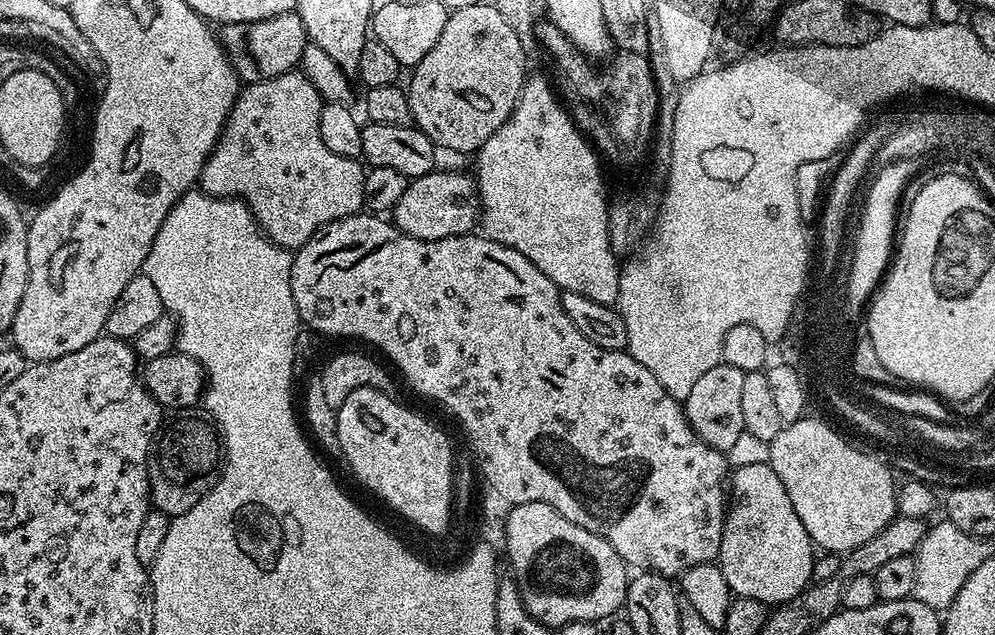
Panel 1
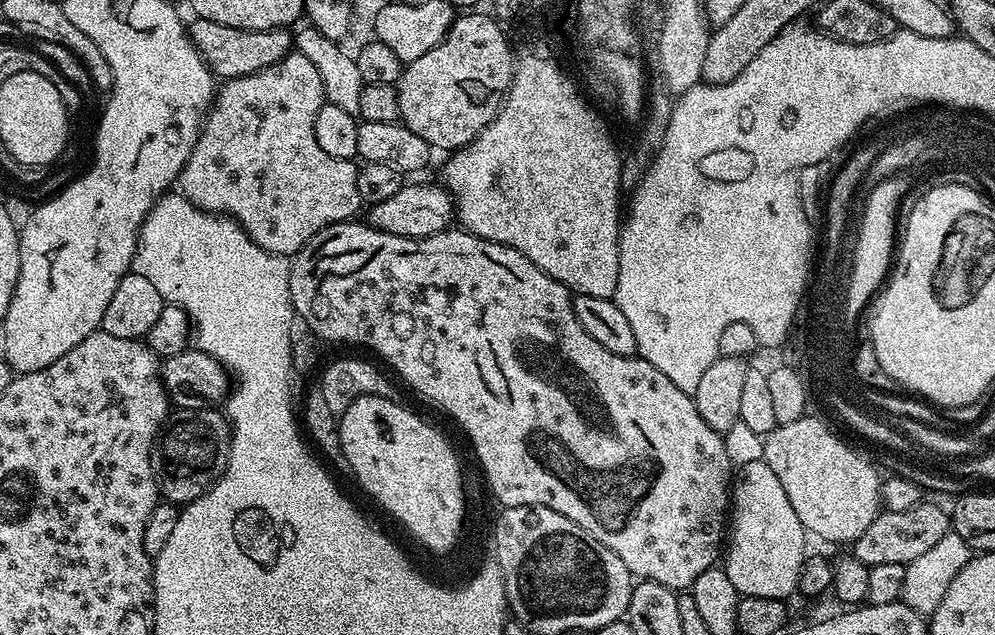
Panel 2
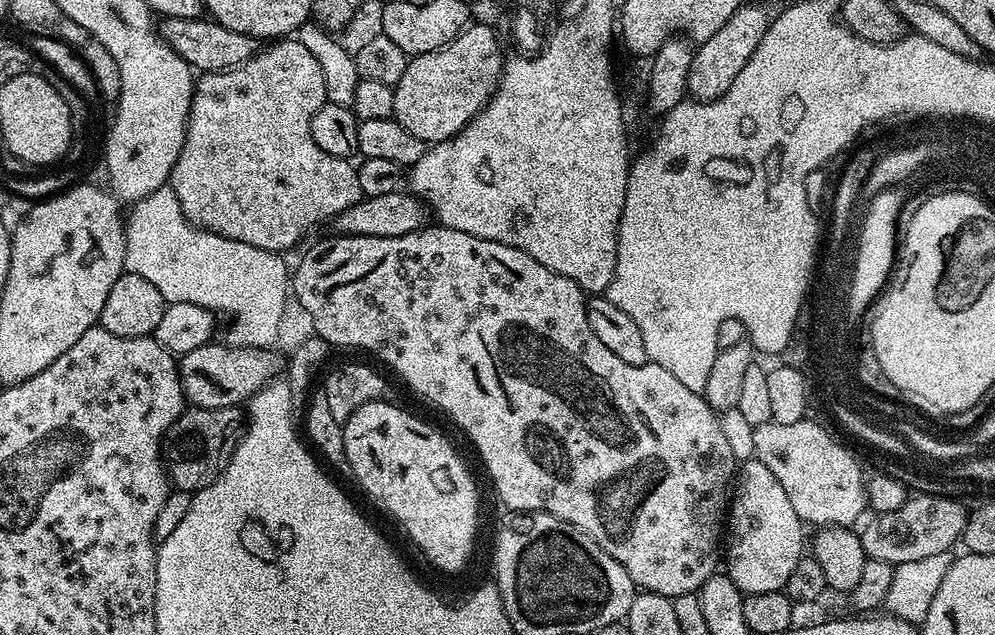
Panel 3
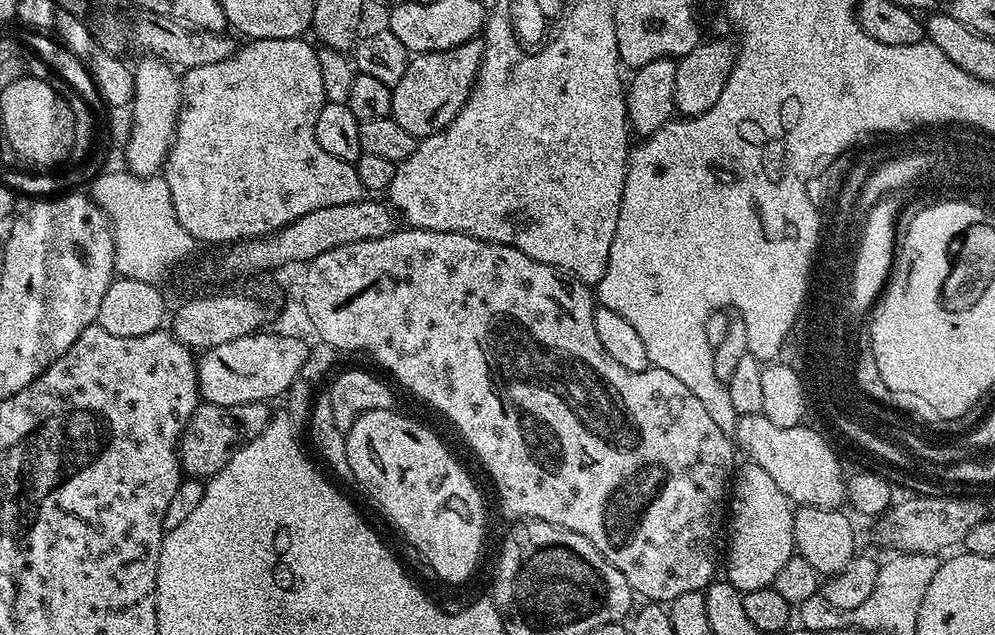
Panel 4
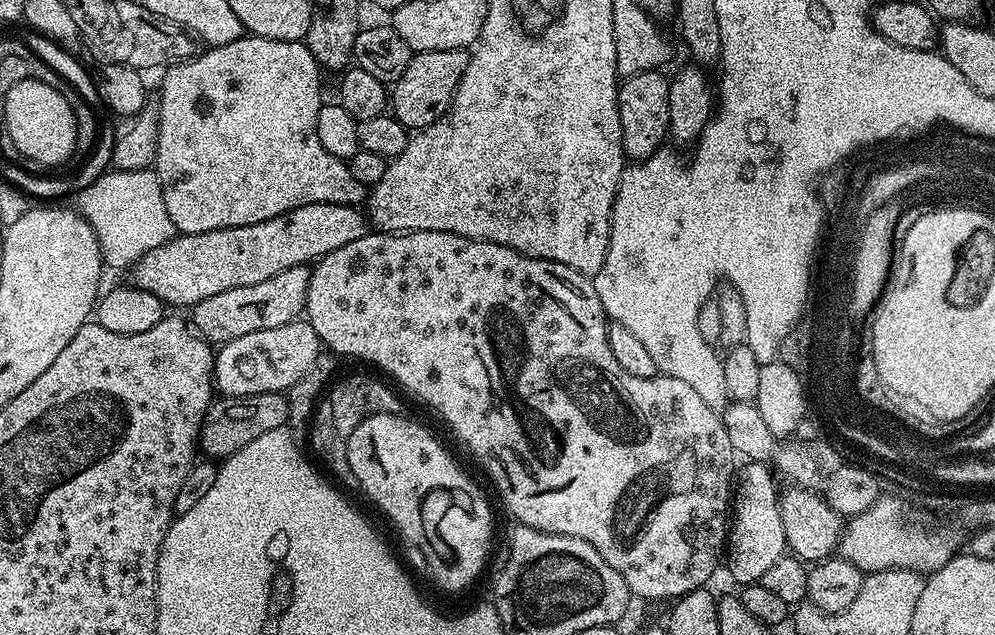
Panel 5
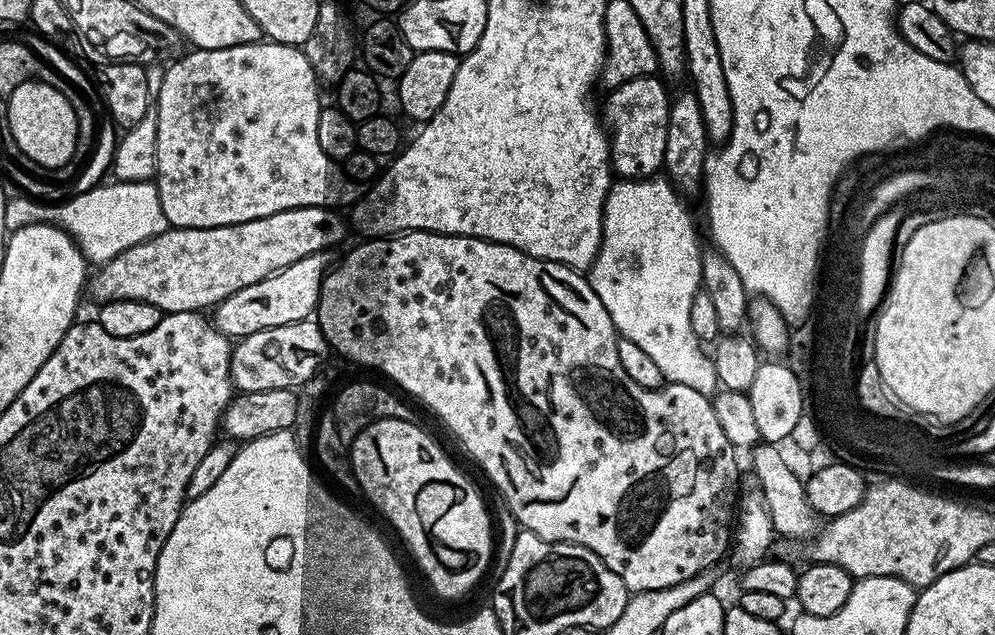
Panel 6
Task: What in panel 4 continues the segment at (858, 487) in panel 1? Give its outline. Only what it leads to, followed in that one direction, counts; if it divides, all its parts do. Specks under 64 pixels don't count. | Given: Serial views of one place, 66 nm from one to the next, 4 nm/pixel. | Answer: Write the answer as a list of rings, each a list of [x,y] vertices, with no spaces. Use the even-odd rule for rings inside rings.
[[[750,414],[737,419],[734,440],[751,463],[762,466],[762,470],[774,478],[778,490],[782,490],[793,505],[839,509],[846,500],[846,471],[827,438],[804,427],[803,423],[789,428],[774,426],[763,414]]]

